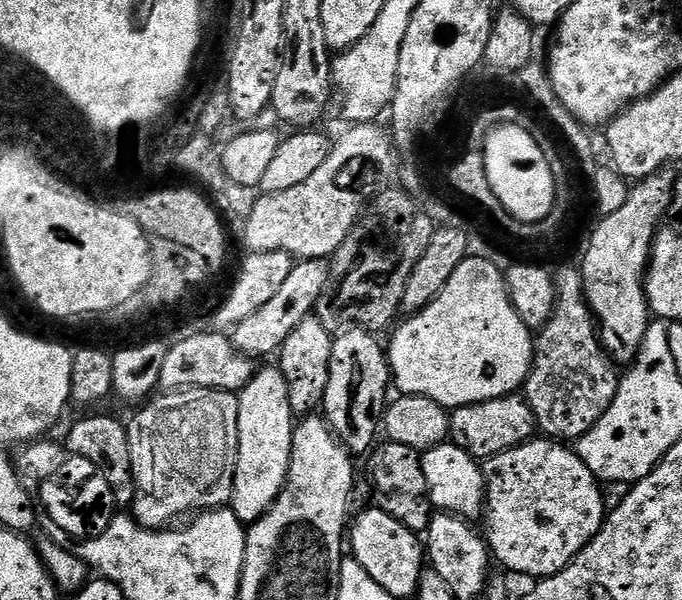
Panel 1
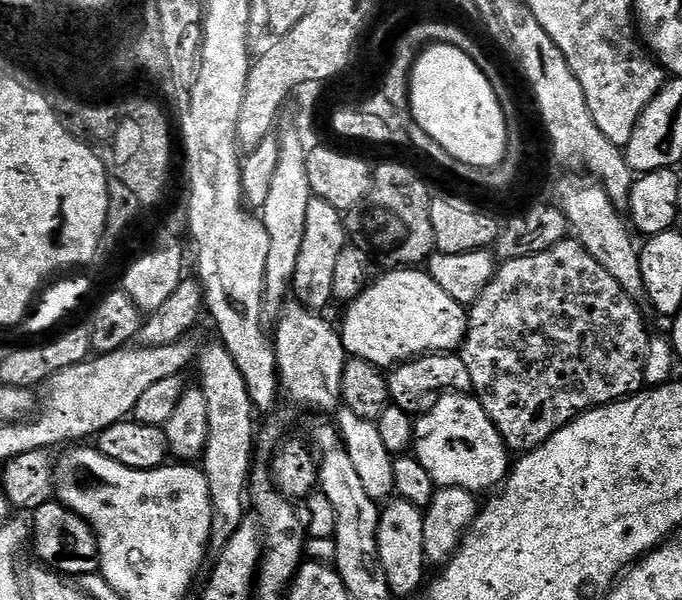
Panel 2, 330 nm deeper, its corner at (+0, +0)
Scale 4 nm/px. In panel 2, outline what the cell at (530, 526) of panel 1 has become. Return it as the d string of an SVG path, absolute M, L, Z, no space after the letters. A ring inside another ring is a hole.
M463 392L441 394L431 401L432 409L421 411L415 417L416 429L412 435L411 451L416 460L422 462L426 474L436 483L437 488L465 488L477 494L491 493L499 489L508 479L510 471L510 449L500 436L500 431L486 414L475 395Z

